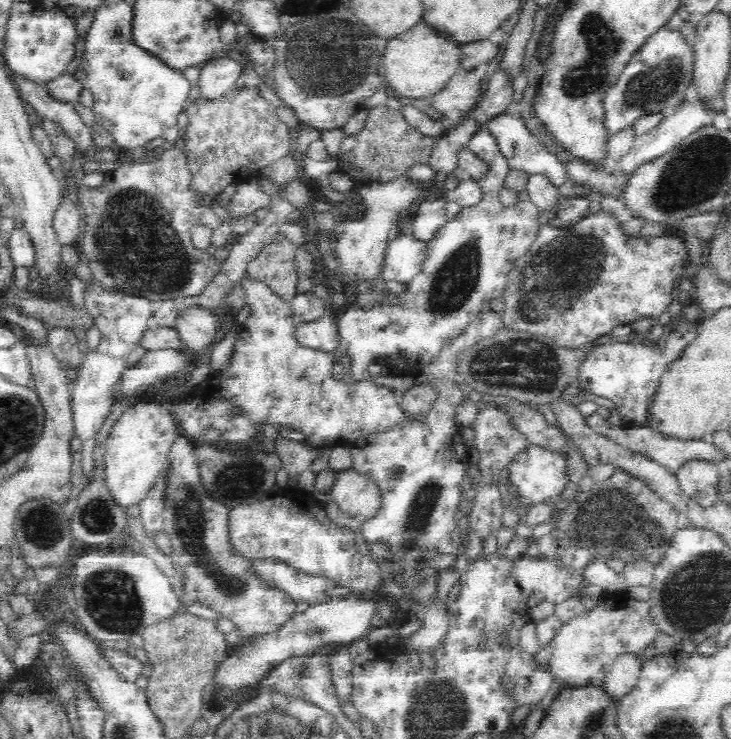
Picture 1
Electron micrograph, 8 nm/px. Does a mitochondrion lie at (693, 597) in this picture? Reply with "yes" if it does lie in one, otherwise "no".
yes

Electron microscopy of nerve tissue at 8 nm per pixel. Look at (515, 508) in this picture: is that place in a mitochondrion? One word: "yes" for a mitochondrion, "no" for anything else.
no

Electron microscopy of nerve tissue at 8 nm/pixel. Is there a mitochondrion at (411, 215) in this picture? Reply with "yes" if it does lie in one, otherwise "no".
no

